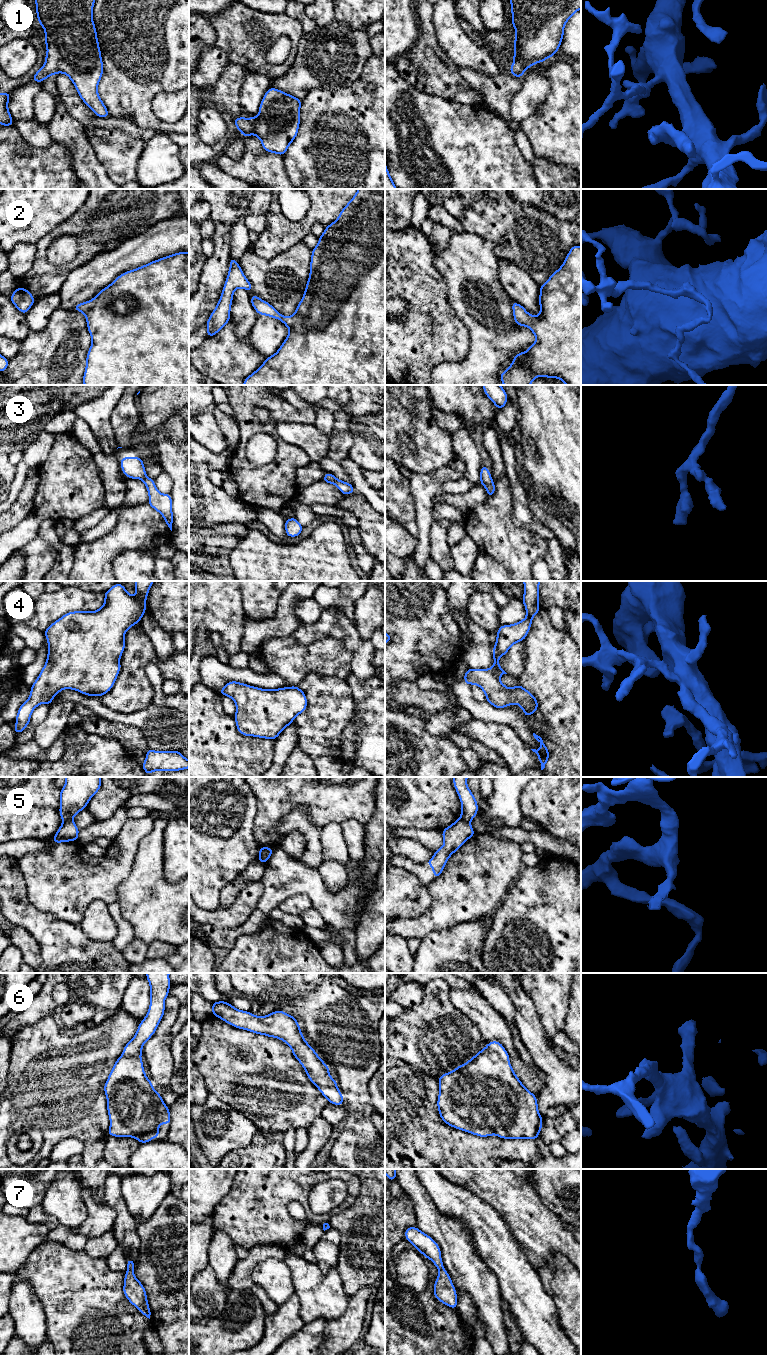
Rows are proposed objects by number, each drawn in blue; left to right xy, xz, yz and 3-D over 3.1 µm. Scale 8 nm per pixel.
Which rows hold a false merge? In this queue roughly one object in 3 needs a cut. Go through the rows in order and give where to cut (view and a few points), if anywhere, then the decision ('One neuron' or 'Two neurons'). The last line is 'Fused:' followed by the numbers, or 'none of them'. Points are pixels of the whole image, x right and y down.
1: No split. One neuron
2: No split. One neuron
3: No split. One neuron
4: No split. One neuron
5: Split along yz (460, 817), (469, 823). Two neurons
6: No split. One neuron
7: No split. One neuron
Fused: 5

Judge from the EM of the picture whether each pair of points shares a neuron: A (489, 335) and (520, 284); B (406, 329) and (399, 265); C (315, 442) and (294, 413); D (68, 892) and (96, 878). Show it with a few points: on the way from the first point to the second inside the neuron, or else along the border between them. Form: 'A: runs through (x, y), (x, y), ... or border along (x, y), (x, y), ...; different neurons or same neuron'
A: border along (498, 279), (502, 288), (512, 300); different neurons
B: runs through (416, 313), (416, 283), (414, 281); same neuron
C: border along (279, 422), (313, 424); different neurons
D: runs through (75, 885), (82, 878), (89, 878); same neuron

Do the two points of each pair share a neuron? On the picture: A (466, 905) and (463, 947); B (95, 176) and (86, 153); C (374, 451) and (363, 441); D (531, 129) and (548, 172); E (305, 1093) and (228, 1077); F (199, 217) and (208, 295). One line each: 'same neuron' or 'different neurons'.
A: different neurons
B: same neuron
C: same neuron
D: different neurons
E: same neuron
F: different neurons

